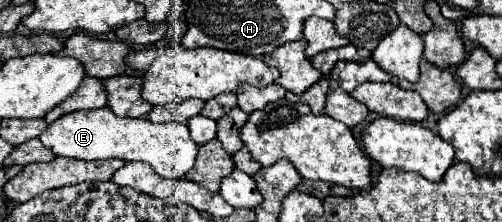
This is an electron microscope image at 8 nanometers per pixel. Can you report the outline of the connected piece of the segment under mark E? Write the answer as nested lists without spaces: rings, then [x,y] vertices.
[[[108,108],[70,112],[52,122],[42,132],[40,140],[56,156],[68,156],[78,160],[120,158],[120,160],[146,162],[162,178],[182,178],[194,166],[198,152],[198,146],[190,138],[186,124],[180,122],[154,124],[146,118],[120,118]]]

